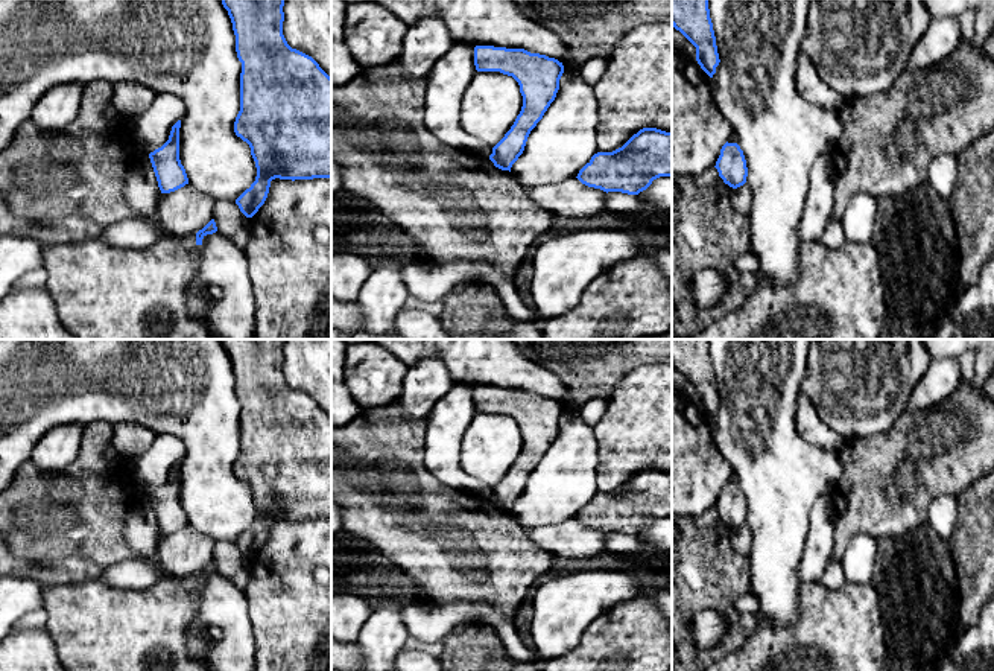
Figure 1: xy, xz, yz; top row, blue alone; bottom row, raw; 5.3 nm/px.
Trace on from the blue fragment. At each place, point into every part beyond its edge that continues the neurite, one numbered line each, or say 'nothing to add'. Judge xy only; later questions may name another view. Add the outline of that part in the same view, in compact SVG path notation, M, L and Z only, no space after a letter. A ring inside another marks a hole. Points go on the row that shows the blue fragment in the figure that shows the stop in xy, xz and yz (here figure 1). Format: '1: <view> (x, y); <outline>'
1: xy (101, 292); M196 233L184 239L161 239L143 250L108 246L99 240L46 246L44 289L52 295L59 321L76 339L213 339L190 318L185 291L196 271Z

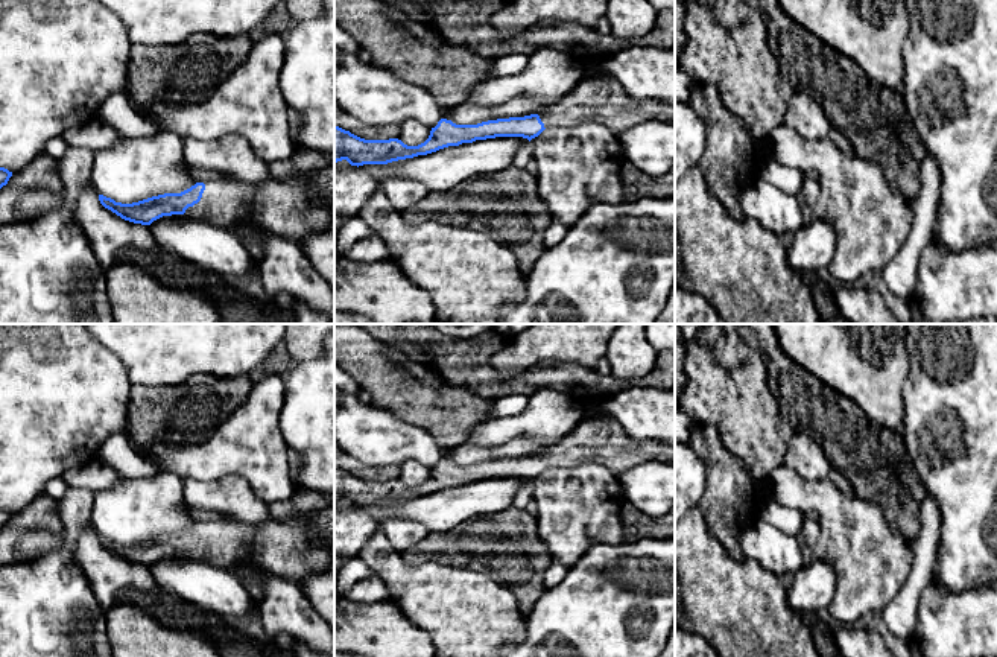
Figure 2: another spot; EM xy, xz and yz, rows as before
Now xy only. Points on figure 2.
1: xy (283, 207); M334 166L289 178L269 178L258 187L228 179L204 182L202 198L184 214L223 225L254 198L255 221L272 234L295 239L302 230L324 230L334 219Z

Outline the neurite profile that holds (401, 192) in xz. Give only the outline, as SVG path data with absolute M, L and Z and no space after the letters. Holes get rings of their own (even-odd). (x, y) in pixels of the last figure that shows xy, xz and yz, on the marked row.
M407 178L386 179L380 184L380 190L400 214L430 193L424 182Z

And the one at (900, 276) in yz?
M927 155L923 161L919 181L921 187L912 205L912 230L898 254L881 272L888 290L898 297L912 297L916 287L919 256L930 242L935 228L942 173L933 155Z

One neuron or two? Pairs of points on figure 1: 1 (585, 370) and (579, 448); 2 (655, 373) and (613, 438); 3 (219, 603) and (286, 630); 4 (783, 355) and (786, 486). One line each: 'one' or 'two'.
1: two
2: one
3: two
4: one

